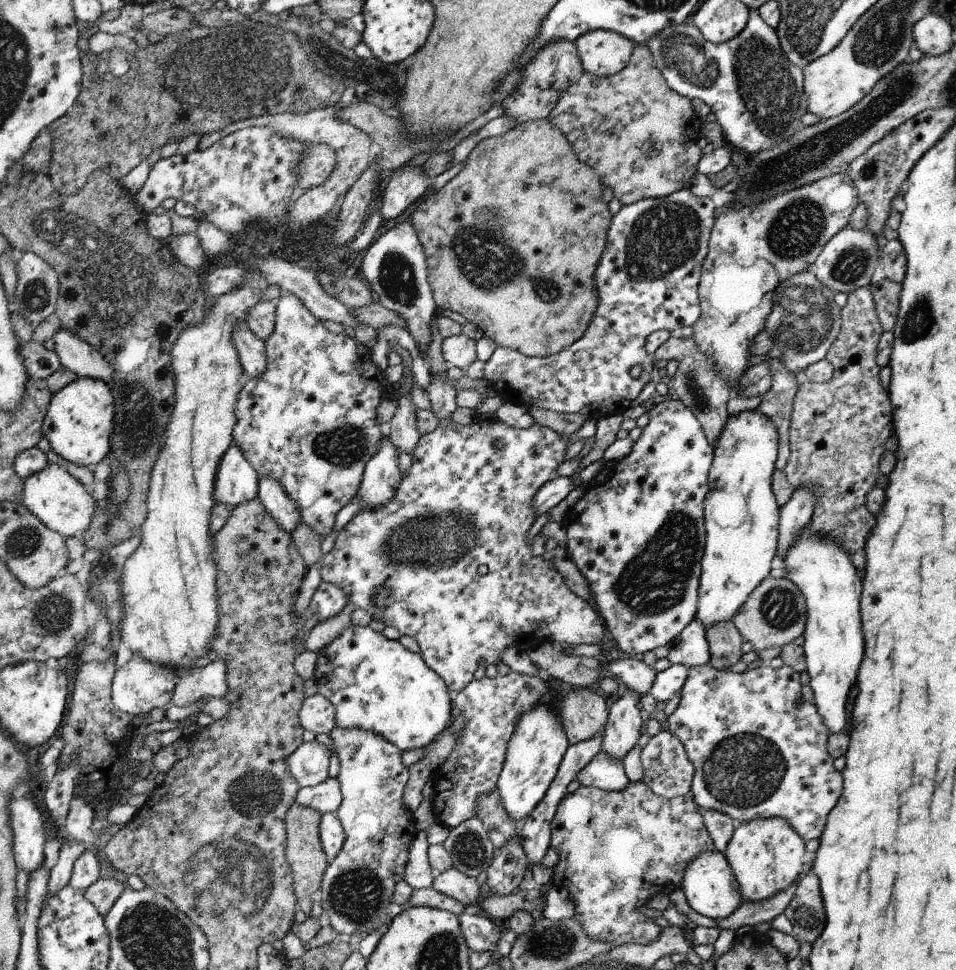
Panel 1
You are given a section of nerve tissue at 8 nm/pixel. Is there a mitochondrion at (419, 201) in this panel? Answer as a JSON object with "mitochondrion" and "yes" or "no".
{"mitochondrion":"no"}

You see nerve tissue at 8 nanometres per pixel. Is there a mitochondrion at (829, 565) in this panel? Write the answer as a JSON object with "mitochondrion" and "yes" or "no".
{"mitochondrion":"no"}

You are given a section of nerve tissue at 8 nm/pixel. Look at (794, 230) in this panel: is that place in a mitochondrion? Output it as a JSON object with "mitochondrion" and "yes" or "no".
{"mitochondrion":"yes"}

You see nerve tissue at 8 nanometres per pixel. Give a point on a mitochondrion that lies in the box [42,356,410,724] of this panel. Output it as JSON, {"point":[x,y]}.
{"point":[141,422]}

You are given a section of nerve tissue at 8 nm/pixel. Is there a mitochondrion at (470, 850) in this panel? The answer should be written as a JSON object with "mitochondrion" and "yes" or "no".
{"mitochondrion":"yes"}

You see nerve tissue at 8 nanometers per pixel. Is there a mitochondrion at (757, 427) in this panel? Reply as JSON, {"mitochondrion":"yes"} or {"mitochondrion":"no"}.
{"mitochondrion":"no"}

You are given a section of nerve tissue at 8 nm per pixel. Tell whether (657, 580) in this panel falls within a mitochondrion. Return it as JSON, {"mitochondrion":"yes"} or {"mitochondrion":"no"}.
{"mitochondrion":"yes"}

